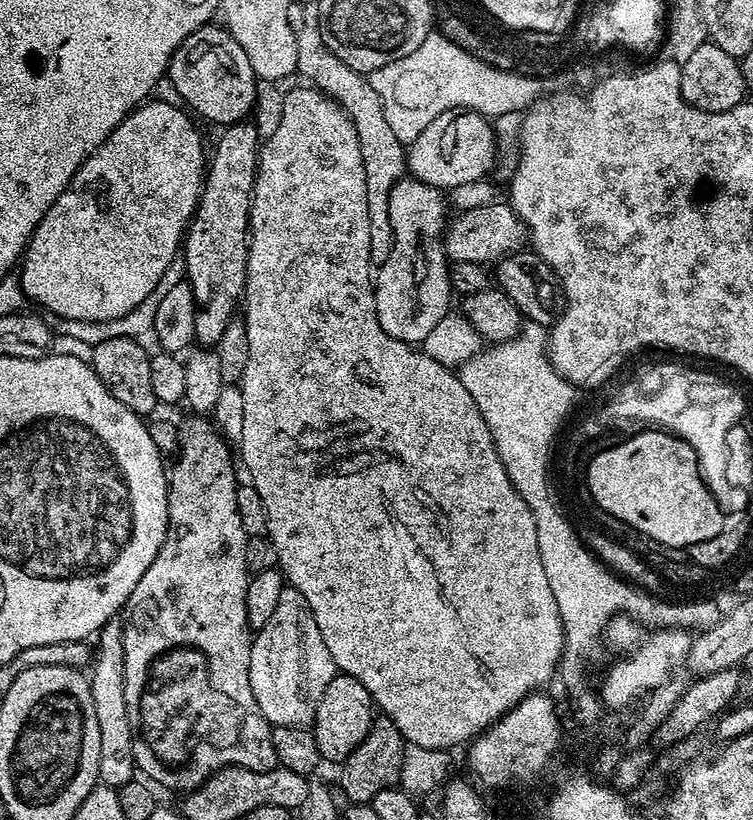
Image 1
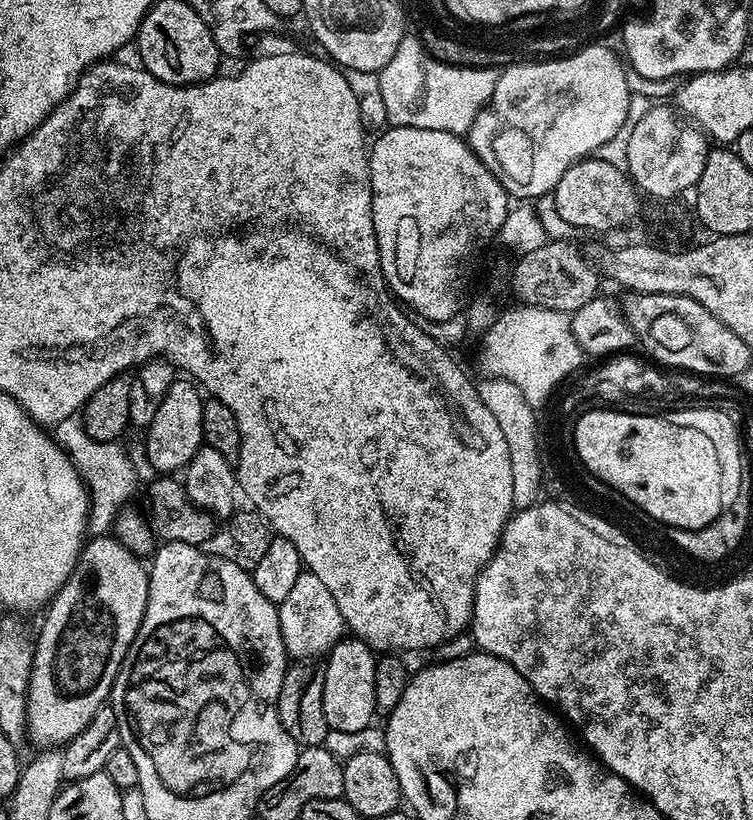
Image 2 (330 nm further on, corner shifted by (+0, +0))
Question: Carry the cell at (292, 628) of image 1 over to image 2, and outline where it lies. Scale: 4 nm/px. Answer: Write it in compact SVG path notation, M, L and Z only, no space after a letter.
M303 571L294 582L294 590L280 605L280 629L282 642L289 657L296 662L308 662L311 656L323 657L345 635L346 625L338 610L338 602L334 602L334 594L326 590L326 585L313 572Z

